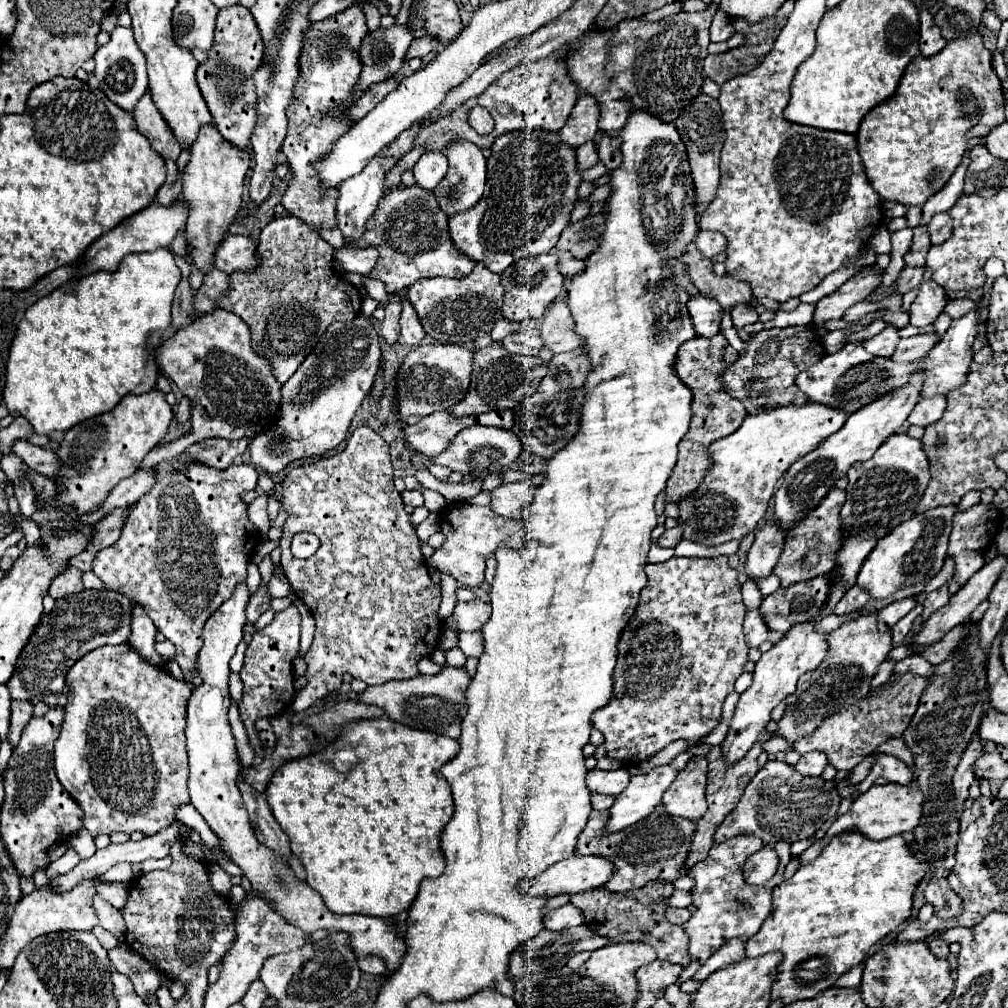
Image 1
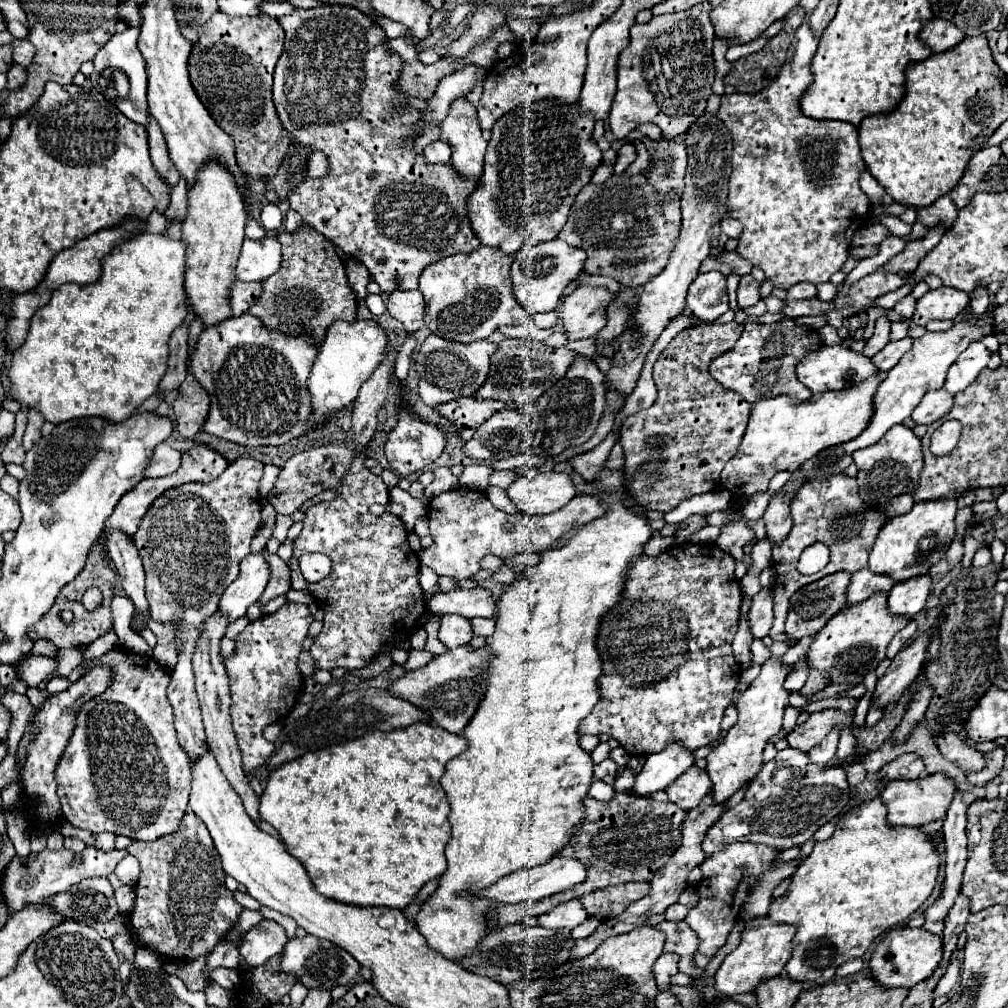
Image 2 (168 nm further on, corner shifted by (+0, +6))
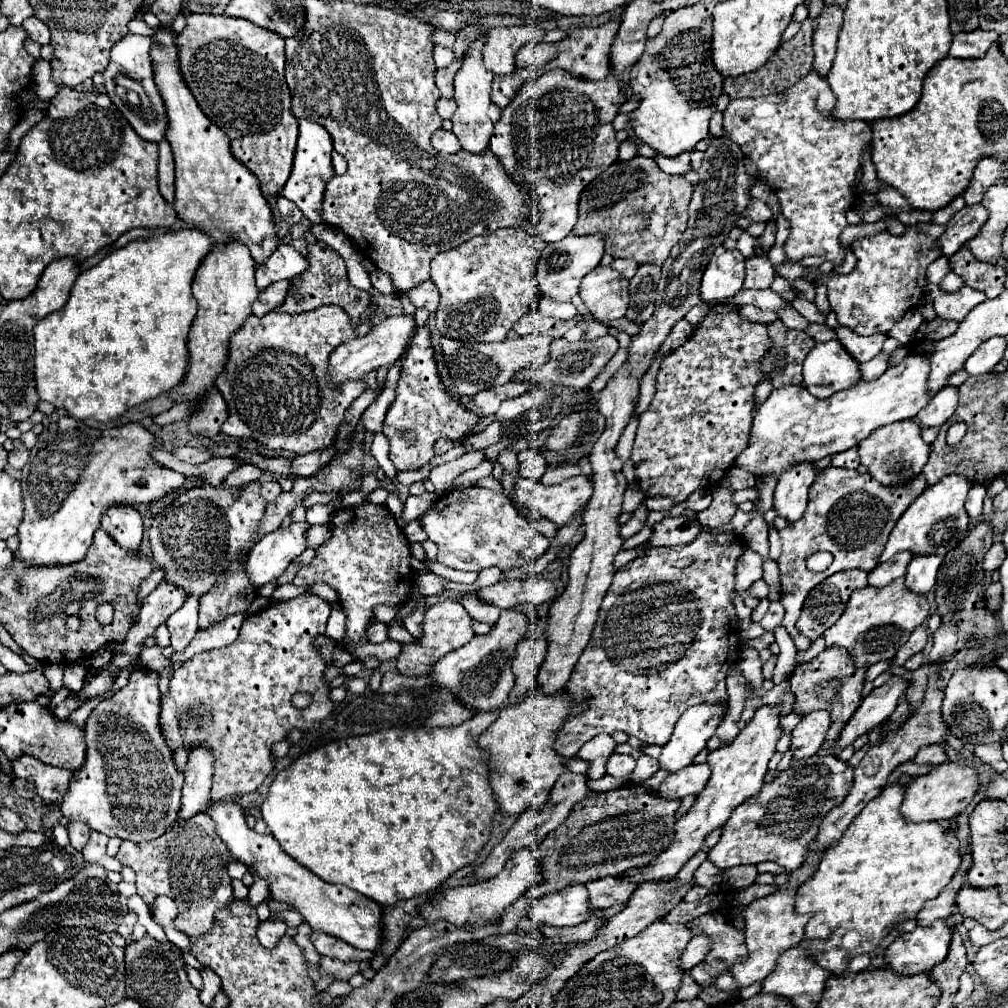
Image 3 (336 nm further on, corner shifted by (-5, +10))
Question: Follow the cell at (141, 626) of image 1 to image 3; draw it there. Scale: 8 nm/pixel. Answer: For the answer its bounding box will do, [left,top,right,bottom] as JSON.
[102,505,142,551]

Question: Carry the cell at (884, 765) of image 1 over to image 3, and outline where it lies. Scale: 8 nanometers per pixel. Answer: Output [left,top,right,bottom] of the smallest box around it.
[914,745,948,767]

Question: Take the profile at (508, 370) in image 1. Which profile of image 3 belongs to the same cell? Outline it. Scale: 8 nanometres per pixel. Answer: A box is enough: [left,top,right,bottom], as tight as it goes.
[514,335,618,389]

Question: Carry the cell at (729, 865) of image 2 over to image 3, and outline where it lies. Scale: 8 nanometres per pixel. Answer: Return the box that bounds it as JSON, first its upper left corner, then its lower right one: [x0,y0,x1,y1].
[690,911,748,987]

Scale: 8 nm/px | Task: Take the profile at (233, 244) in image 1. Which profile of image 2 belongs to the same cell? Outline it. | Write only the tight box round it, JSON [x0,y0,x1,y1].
[235,237,281,281]

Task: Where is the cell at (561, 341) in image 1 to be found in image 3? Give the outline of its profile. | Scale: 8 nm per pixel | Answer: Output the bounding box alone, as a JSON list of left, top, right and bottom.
[580,267,628,321]

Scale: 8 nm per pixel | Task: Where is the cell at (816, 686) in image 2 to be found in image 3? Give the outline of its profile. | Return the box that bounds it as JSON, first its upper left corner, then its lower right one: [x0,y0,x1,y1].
[790,649,866,747]

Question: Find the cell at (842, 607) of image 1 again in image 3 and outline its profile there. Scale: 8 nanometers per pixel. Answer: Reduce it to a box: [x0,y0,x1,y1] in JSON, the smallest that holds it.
[868,553,912,587]

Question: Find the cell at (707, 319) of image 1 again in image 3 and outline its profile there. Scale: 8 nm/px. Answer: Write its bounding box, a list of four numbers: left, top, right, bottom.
[700,247,744,301]

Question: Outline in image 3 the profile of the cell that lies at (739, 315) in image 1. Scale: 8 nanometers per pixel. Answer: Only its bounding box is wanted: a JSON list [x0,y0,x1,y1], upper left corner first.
[744,255,776,289]

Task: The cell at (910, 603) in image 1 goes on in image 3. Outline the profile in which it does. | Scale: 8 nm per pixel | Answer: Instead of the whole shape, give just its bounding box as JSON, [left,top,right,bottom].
[906,557,940,593]

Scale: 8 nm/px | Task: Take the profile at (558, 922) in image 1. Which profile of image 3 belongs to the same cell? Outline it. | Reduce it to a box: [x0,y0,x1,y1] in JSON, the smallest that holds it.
[528,885,590,927]

